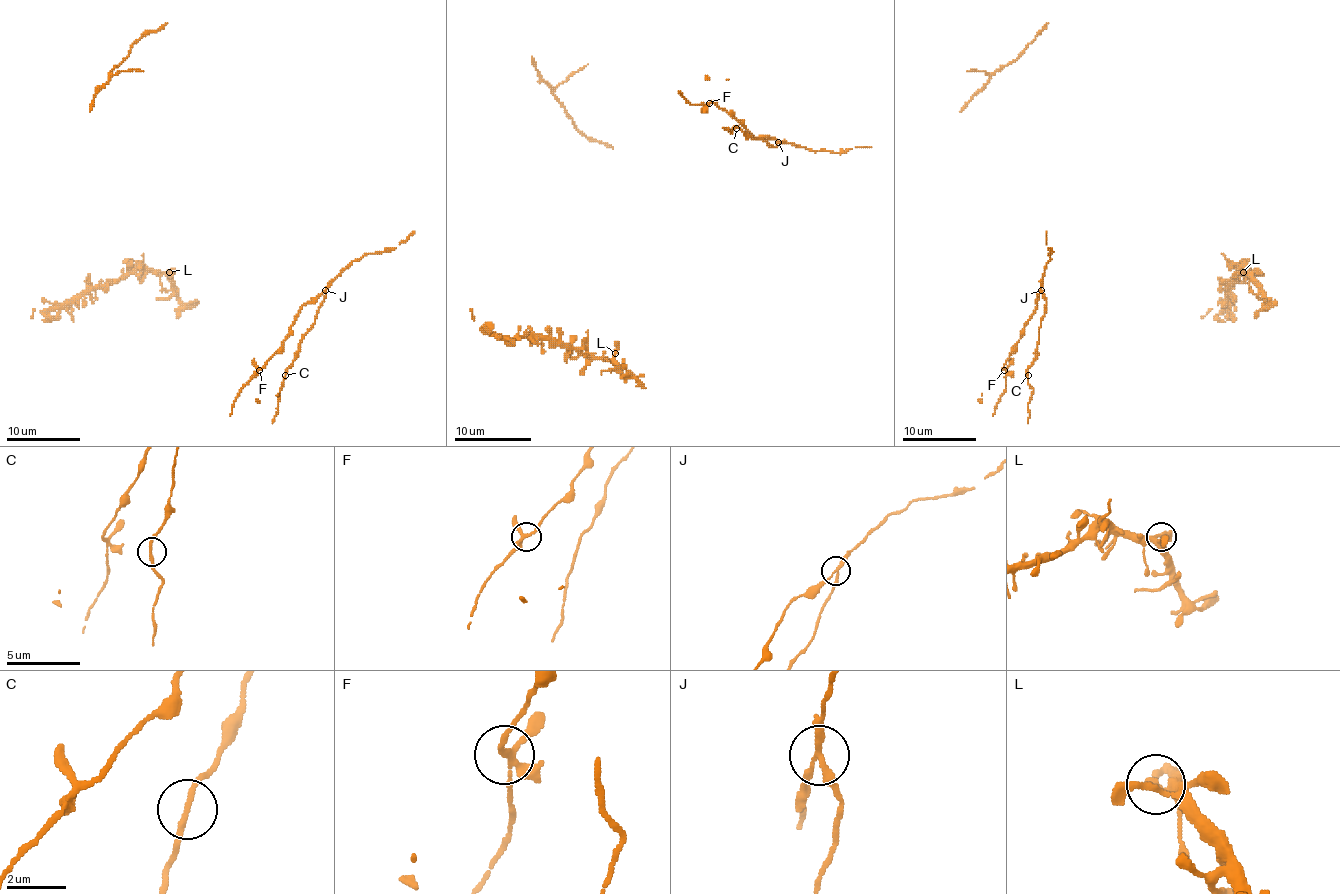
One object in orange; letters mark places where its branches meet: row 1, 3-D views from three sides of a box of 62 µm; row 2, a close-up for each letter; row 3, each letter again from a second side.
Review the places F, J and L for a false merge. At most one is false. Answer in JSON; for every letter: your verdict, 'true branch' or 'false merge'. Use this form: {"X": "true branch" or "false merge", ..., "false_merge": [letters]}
{"F": "true branch", "J": "false merge", "L": "true branch", "false_merge": ["J"]}

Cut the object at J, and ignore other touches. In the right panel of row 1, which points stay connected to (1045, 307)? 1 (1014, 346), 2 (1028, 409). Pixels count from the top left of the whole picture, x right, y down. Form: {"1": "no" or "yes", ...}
{"1": "no", "2": "yes"}

